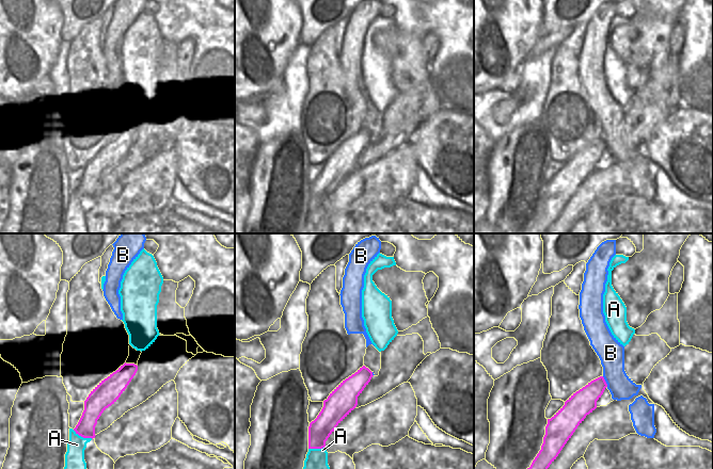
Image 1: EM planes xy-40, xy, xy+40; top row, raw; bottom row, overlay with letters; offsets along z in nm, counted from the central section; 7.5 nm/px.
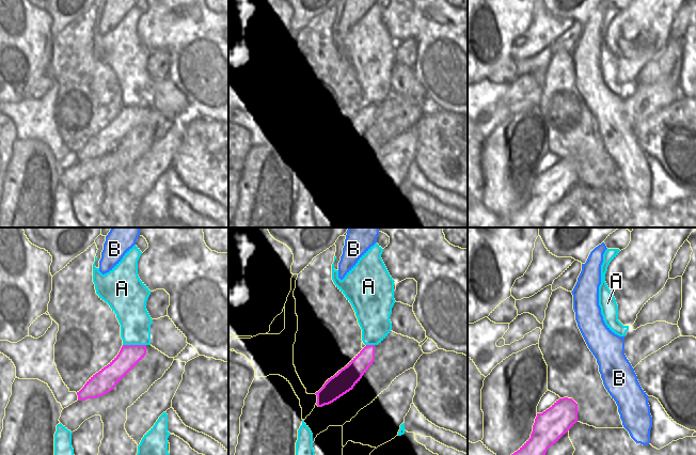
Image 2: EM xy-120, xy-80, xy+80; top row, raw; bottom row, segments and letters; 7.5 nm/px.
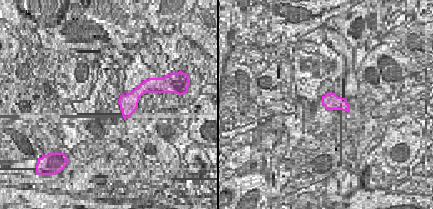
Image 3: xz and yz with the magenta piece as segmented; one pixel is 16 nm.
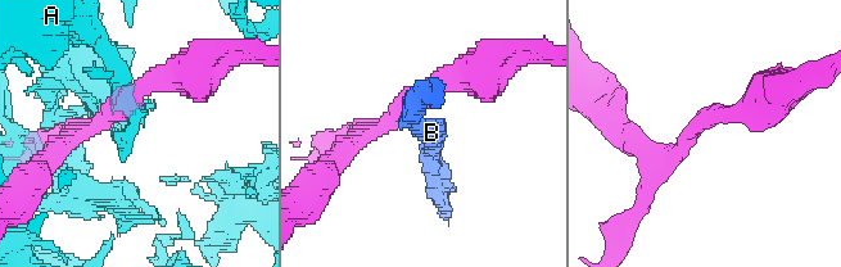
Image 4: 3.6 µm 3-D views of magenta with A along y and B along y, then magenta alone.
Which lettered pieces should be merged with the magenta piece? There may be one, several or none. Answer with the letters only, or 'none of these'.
none of these

